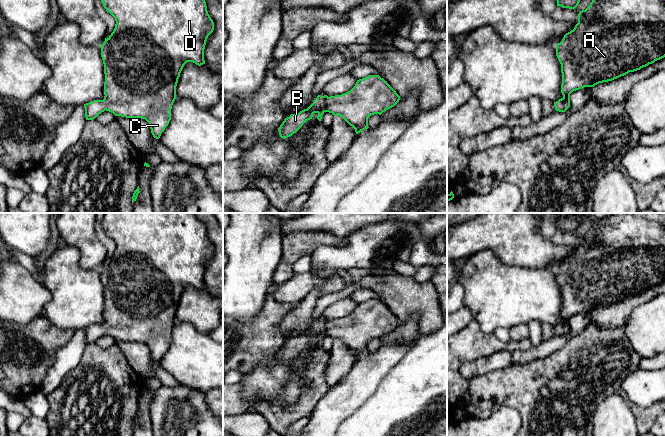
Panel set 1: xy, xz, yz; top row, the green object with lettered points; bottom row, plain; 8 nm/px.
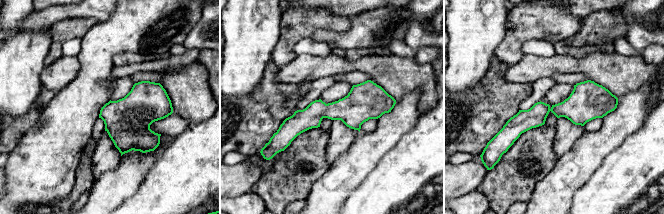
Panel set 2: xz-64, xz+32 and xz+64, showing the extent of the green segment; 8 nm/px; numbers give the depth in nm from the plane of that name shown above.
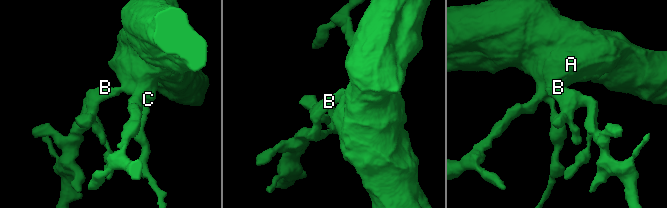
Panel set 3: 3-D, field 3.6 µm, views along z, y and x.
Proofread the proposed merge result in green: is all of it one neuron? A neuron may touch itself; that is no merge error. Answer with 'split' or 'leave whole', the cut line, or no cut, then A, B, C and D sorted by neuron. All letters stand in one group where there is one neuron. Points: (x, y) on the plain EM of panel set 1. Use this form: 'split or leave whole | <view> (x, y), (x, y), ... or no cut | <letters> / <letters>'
leave whole | no cut | A B C D

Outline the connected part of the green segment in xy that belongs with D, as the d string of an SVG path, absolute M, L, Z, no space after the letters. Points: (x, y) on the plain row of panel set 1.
M105 213L101 226L106 235L115 242L116 248L111 259L107 263L105 262L101 269L101 281L105 298L105 320L103 324L94 324L84 328L86 344L95 343L105 334L113 337L115 340L145 343L150 349L153 361L159 363L171 344L171 333L176 323L176 310L184 289L187 286L193 286L198 290L205 288L204 273L206 265L214 254L214 246L208 238L206 226L198 219L195 213Z

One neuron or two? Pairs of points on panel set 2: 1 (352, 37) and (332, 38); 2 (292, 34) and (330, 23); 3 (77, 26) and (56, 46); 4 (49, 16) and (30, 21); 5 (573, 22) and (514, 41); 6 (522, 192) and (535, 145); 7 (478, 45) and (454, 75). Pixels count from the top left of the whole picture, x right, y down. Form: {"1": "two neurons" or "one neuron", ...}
{"1": "one neuron", "2": "one neuron", "3": "one neuron", "4": "one neuron", "5": "one neuron", "6": "one neuron", "7": "one neuron"}

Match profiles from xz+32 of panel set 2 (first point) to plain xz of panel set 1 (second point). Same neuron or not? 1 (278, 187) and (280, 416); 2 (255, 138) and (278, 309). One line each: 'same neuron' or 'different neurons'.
1: same neuron
2: same neuron

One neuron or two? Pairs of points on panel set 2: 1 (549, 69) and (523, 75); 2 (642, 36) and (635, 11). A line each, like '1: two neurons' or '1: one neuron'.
1: one neuron
2: one neuron

